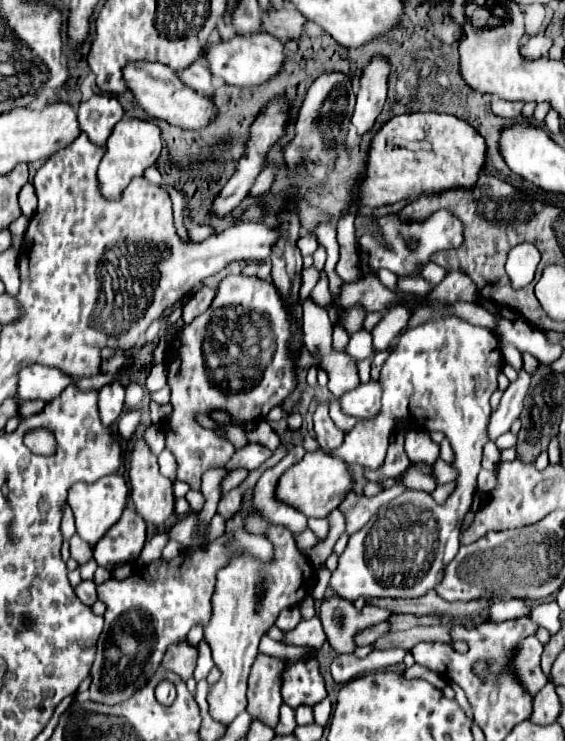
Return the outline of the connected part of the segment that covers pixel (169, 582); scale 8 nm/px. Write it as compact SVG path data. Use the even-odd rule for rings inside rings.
M234 515L226 521L226 533L218 541L204 543L198 549L186 549L172 561L158 559L122 581L108 579L98 585L98 599L106 603L106 613L90 671L90 701L116 705L130 699L156 673L168 645L186 639L192 627L208 625L212 617L210 597L214 593L216 573L226 565L228 543L232 549L246 549L264 561L272 555L272 545L262 535L246 535L242 523L238 523L238 515Z

